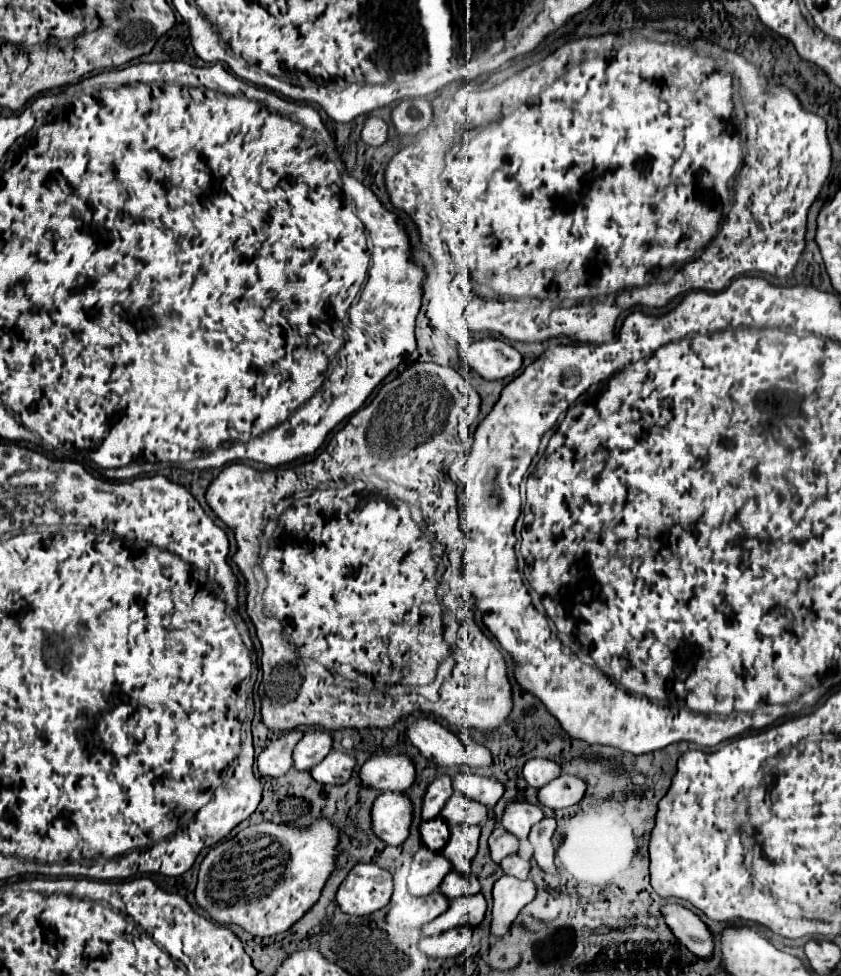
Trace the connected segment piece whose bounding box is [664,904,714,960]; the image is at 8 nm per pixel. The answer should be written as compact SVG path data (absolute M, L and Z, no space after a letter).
M668 904L664 908L664 916L666 916L666 924L670 924L670 928L680 944L684 944L694 956L698 956L702 960L712 958L714 936L694 912L690 912L678 904Z

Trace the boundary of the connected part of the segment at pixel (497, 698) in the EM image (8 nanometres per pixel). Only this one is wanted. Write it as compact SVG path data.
M470 612L464 614L456 636L458 636L456 646L452 646L456 666L454 666L450 678L442 682L440 698L436 702L418 698L416 710L436 712L454 726L462 726L462 728L472 726L480 732L494 730L496 726L504 724L504 720L508 718L510 708L512 708L512 698L510 698L512 688L506 678L506 662L504 662L500 650L494 646L494 642L480 632L480 628L474 622L474 616Z

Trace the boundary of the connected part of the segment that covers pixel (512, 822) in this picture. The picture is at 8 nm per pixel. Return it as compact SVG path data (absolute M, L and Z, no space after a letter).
M510 802L502 812L502 826L520 838L519 852L523 858L533 863L533 848L528 841L530 826L534 826L538 820L542 820L542 810L536 804L528 802Z

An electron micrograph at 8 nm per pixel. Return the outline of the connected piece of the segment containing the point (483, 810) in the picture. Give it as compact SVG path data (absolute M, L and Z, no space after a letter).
M454 792L450 796L450 800L446 802L444 810L440 812L440 816L450 824L482 824L482 816L486 820L488 808L472 798L468 798L462 792Z

